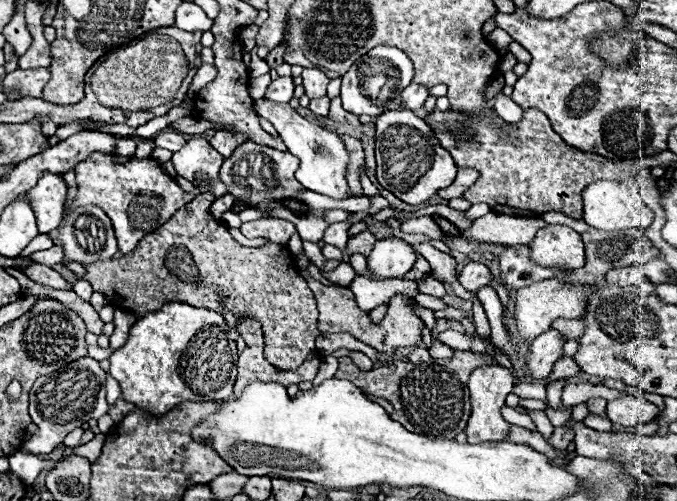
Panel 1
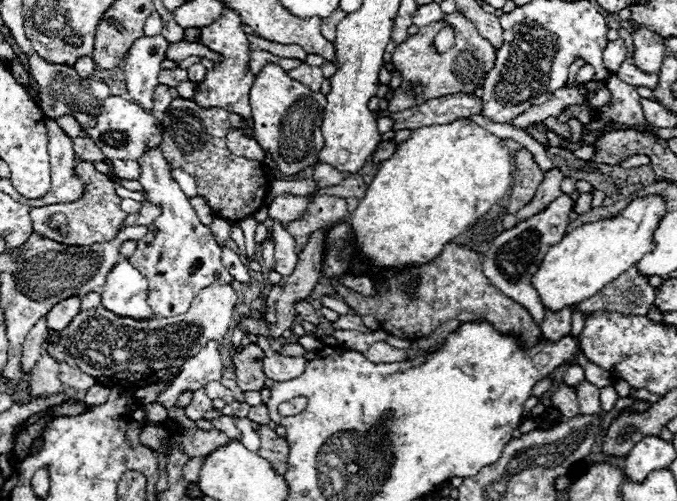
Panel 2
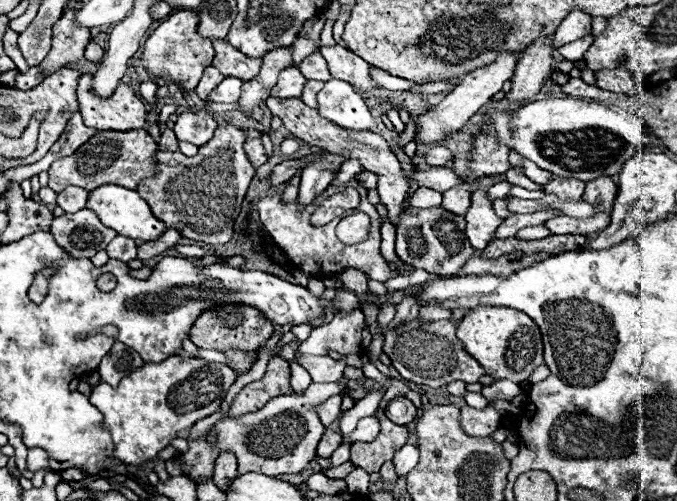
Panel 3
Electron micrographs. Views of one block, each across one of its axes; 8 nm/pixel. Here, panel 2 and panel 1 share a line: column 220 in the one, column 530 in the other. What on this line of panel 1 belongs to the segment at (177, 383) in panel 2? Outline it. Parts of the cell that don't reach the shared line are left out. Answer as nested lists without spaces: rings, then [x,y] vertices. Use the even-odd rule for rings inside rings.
[[[550,328],[544,334],[540,334],[538,338],[534,338],[530,344],[532,356],[526,360],[526,366],[524,366],[524,368],[528,368],[528,376],[530,378],[548,378],[554,364],[562,358],[564,342],[566,342],[566,338],[554,328]]]

